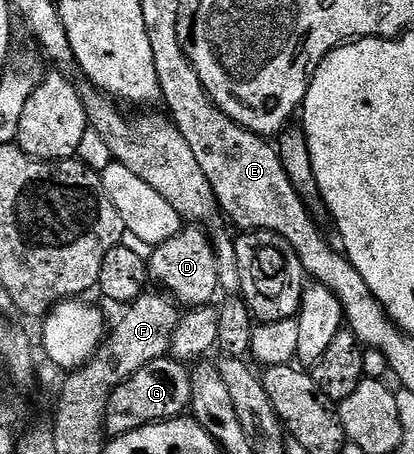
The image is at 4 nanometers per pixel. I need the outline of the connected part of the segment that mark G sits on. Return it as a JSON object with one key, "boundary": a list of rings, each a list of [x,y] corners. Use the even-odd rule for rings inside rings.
{"boundary":[[[171,356],[154,360],[146,368],[134,372],[134,376],[118,384],[104,406],[104,429],[109,435],[129,434],[152,422],[179,418],[191,407],[189,367]]]}

